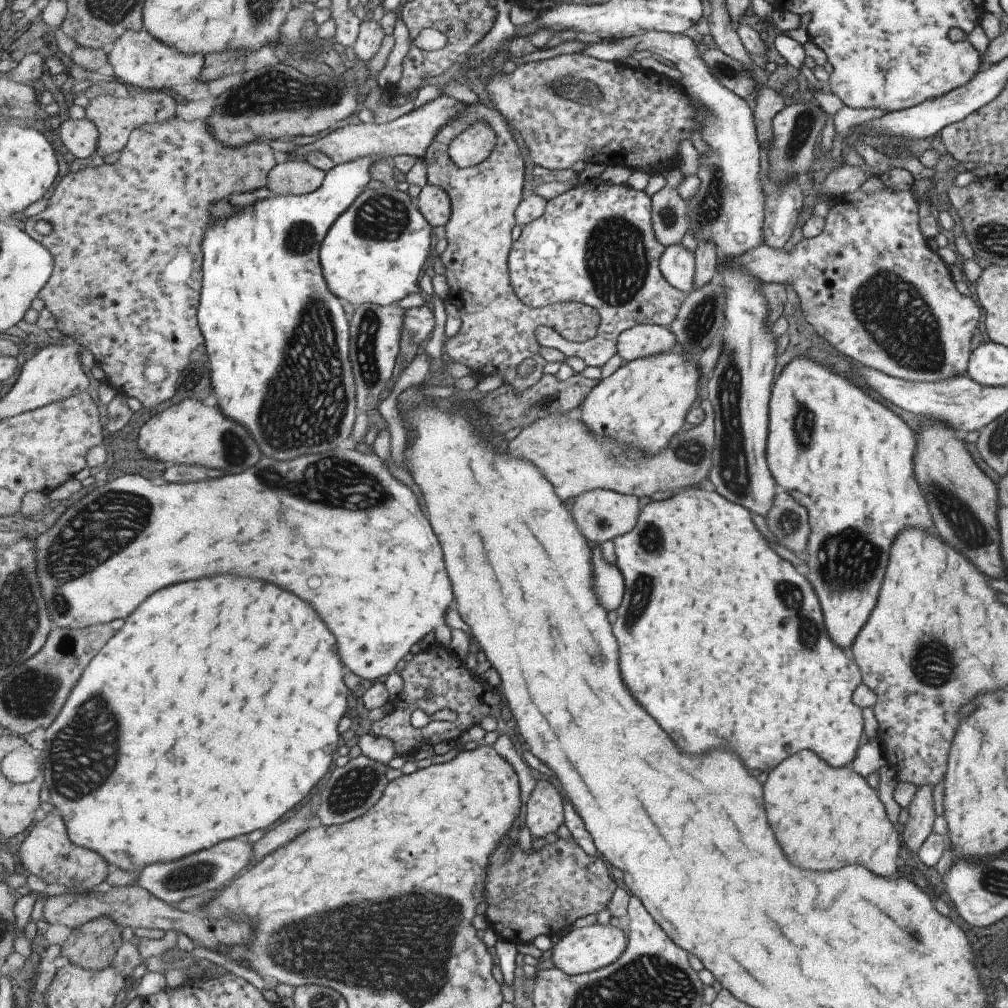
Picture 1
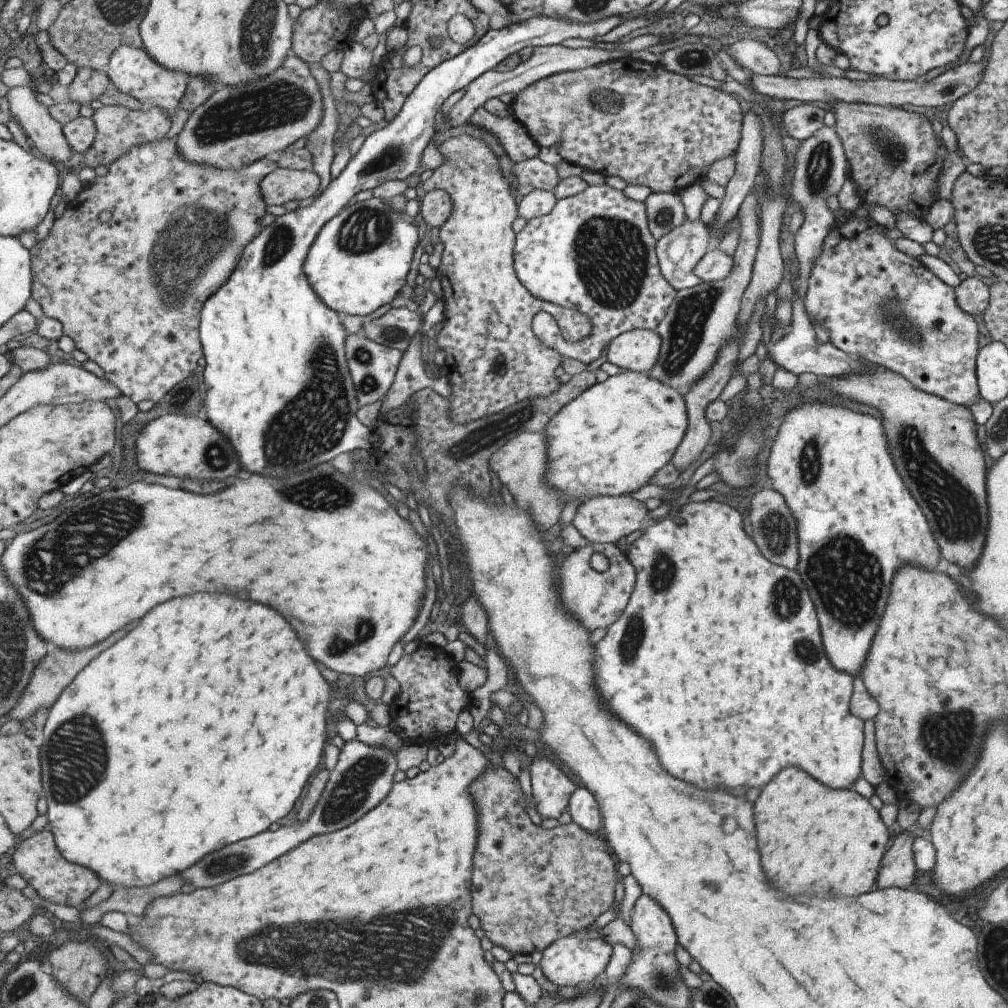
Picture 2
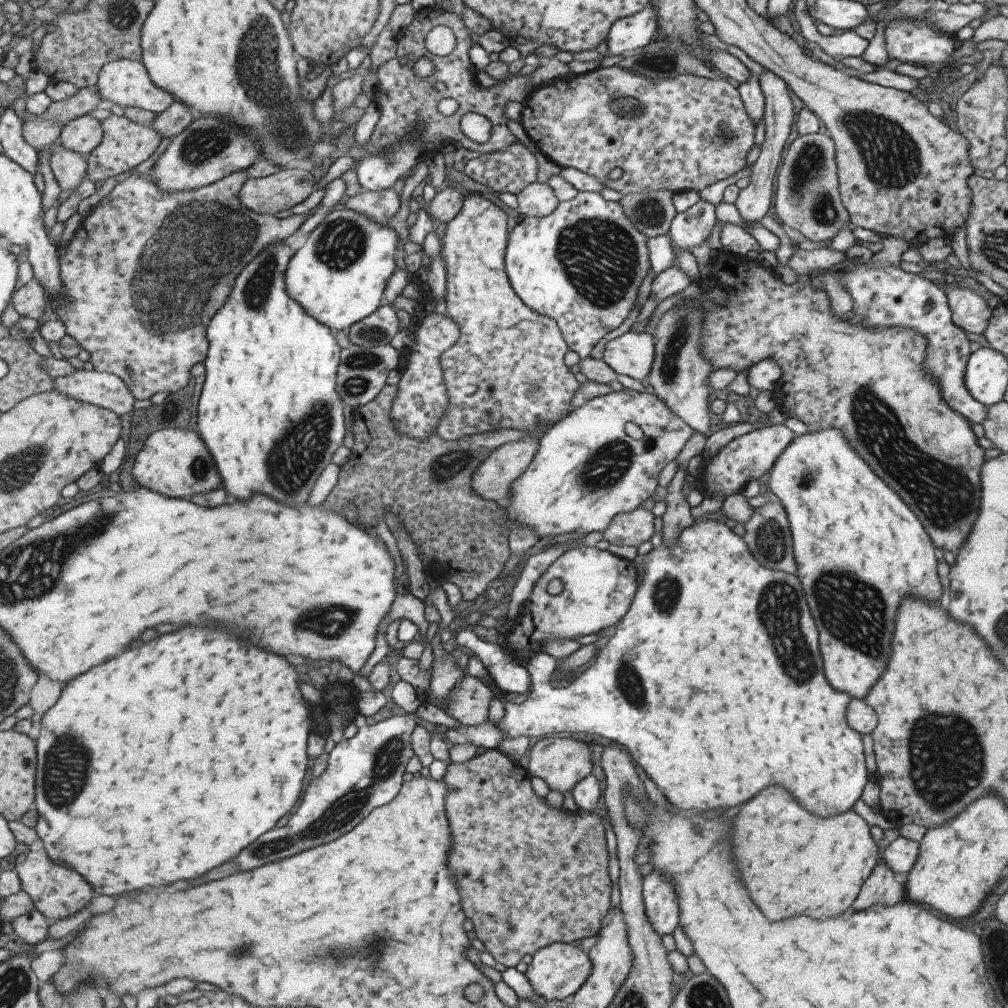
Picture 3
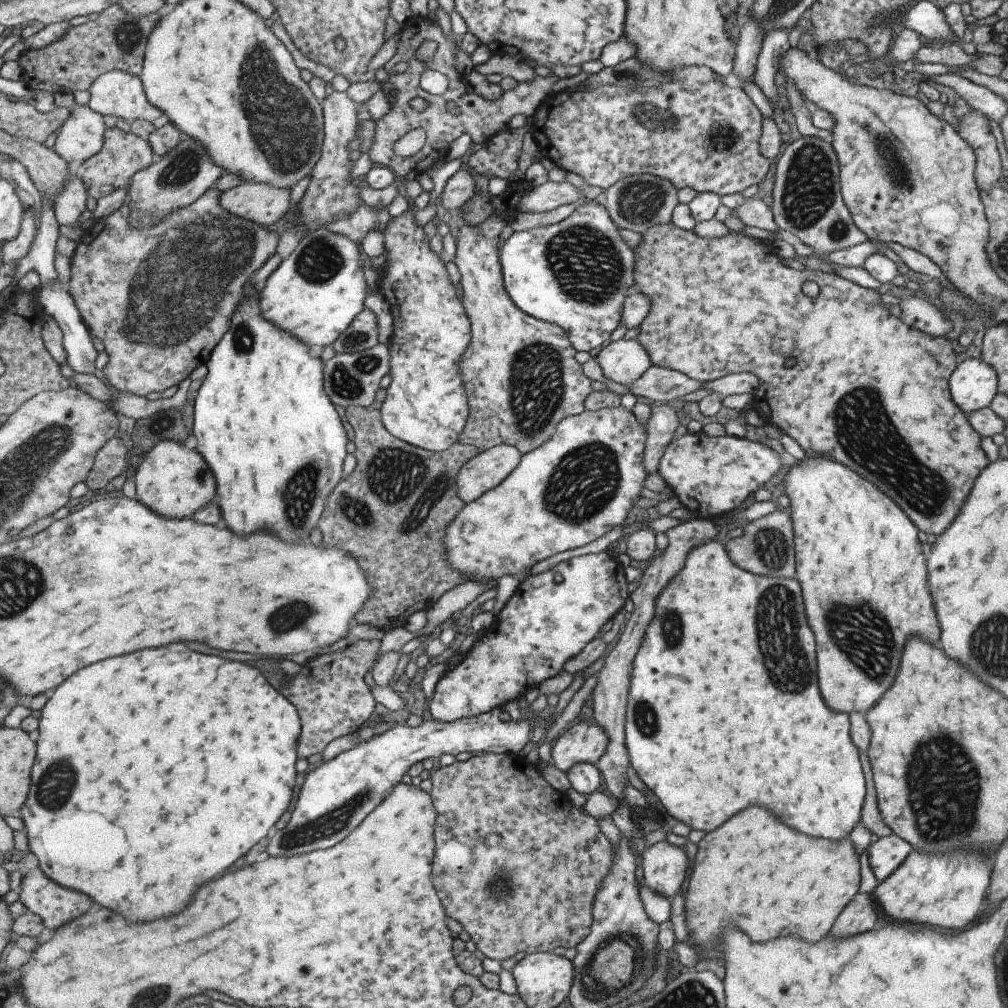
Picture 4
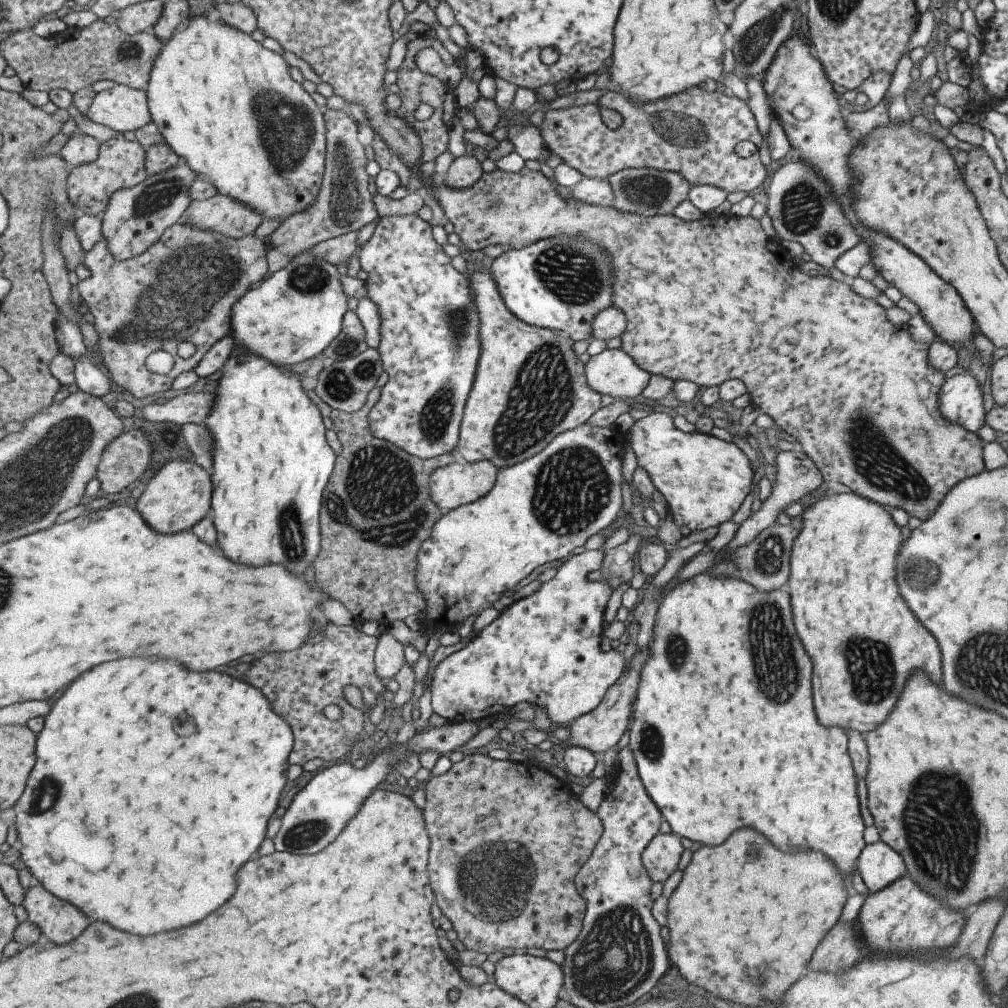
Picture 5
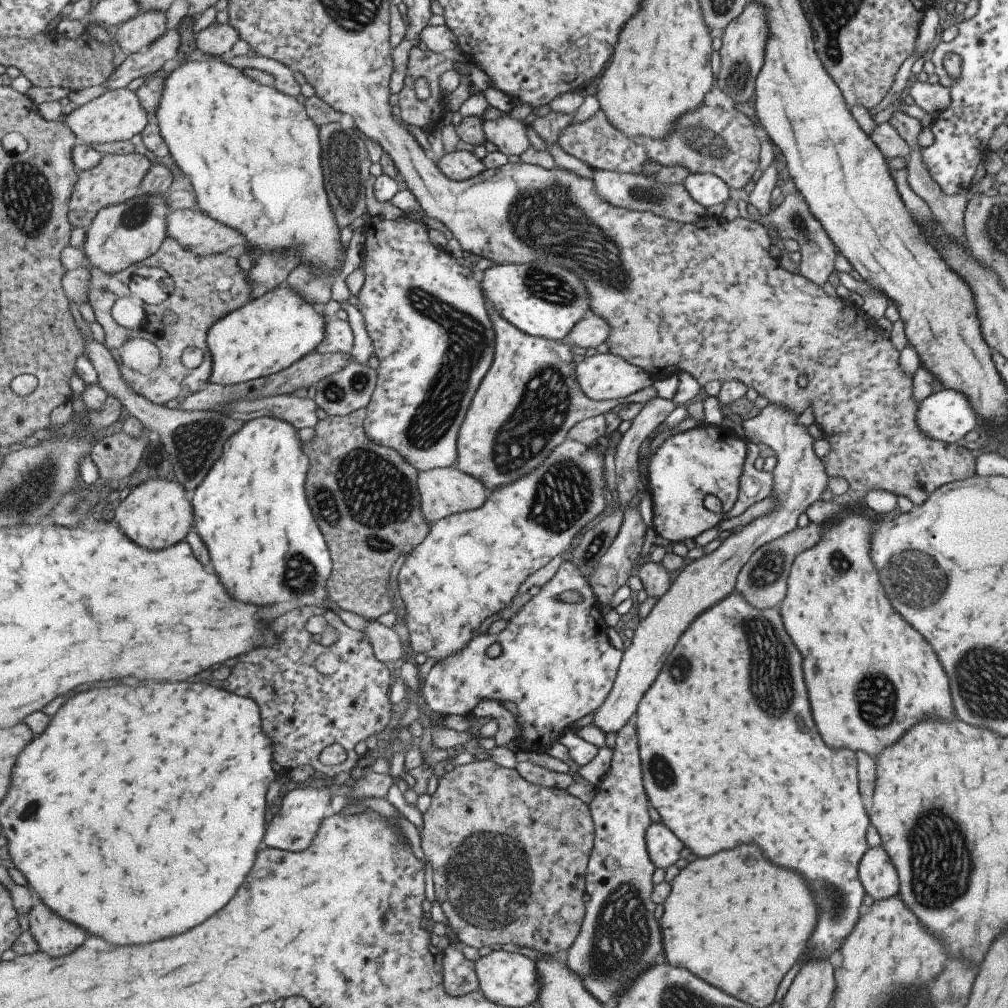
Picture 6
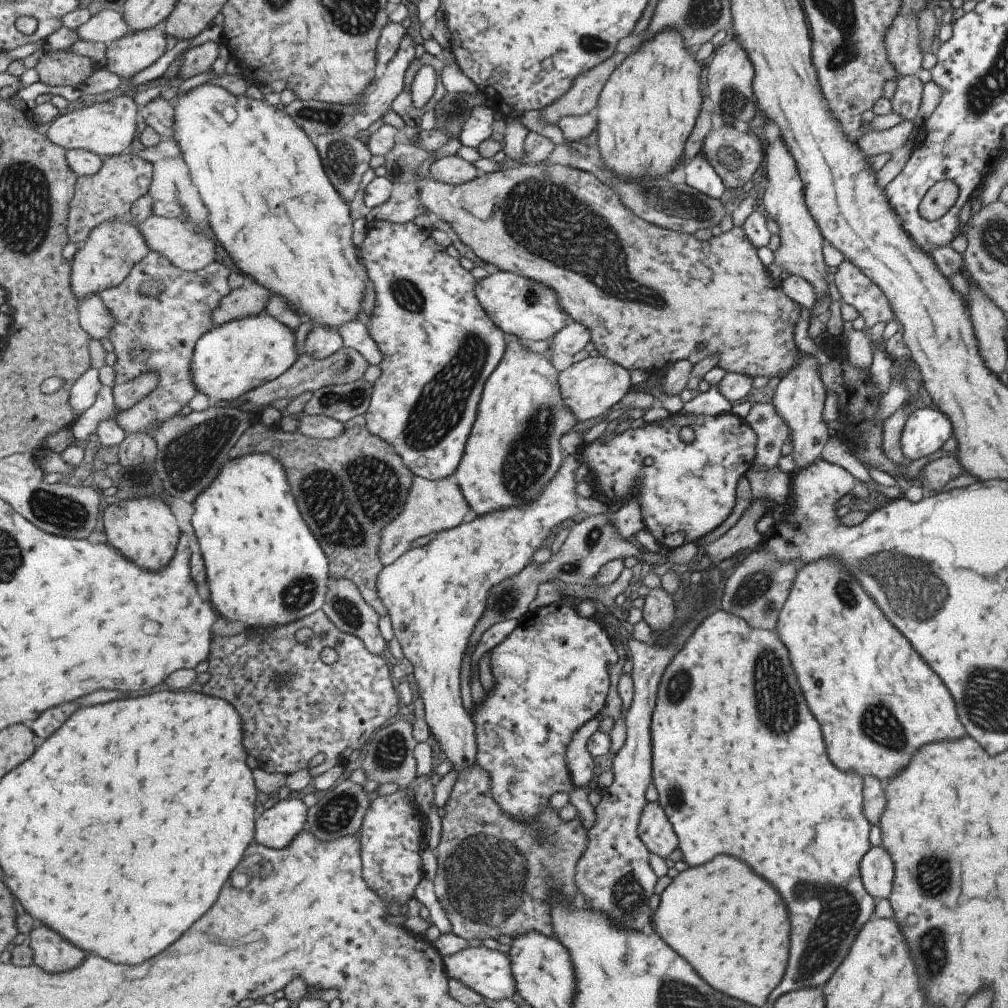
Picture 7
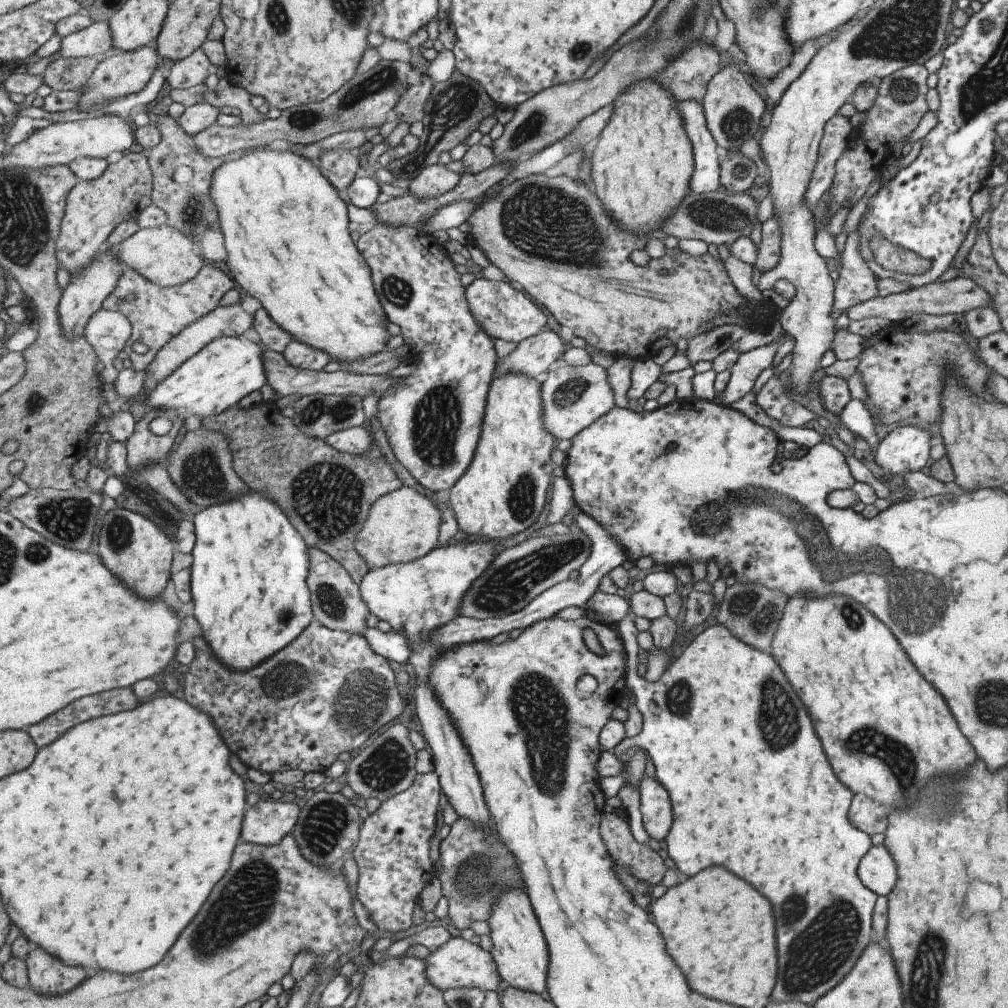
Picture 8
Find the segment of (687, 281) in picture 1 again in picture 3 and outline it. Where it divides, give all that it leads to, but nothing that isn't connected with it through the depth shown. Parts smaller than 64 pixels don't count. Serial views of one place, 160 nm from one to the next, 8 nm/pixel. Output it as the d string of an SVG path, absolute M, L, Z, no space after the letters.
M699 199L684 212L673 217L668 234L670 246L676 255L679 248L690 252L689 248L701 244L707 238L716 222L714 207L709 202Z

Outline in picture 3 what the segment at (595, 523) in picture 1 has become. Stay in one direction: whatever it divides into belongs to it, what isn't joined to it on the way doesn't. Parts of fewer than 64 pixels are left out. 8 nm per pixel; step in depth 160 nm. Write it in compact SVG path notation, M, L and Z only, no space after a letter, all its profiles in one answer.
M633 509L614 516L602 532L604 540L615 546L638 547L653 534L654 516L644 509Z

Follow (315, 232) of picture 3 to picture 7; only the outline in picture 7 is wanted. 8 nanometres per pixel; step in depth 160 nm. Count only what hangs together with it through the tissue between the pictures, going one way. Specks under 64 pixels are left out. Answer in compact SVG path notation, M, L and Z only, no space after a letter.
M267 312L219 325L196 344L192 377L211 403L231 405L249 391L284 375L295 361L295 334Z

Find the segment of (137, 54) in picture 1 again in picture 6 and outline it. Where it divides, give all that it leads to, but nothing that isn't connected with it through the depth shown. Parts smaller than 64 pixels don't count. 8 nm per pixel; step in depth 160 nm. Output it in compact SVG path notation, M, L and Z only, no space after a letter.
M123 87L108 91L90 103L72 110L64 123L72 129L80 142L107 144L107 142L131 140L135 134L142 133L150 121L149 114L141 104L138 93Z

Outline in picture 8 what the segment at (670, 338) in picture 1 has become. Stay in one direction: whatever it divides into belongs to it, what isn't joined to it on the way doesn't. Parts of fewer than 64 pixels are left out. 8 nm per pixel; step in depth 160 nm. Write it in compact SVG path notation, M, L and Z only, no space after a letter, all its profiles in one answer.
M595 363L572 367L565 365L547 372L547 378L541 382L541 400L543 406L543 426L557 440L574 437L604 415L613 404L613 396L605 381L605 369Z

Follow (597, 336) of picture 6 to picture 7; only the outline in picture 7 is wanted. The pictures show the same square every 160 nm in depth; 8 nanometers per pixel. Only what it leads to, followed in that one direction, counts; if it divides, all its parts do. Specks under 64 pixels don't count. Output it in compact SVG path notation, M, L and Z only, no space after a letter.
M571 322L560 328L549 342L547 352L543 354L547 360L551 360L555 354L570 354L579 352L589 341L589 331L579 323Z

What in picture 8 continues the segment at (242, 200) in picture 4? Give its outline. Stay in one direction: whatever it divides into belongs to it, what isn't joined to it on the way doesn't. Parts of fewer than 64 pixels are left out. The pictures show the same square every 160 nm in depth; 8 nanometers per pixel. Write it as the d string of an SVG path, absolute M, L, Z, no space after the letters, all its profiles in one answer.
M168 224L139 229L131 238L124 240L114 253L116 258L122 261L125 269L135 269L141 276L162 287L185 284L193 280L206 265L196 242Z

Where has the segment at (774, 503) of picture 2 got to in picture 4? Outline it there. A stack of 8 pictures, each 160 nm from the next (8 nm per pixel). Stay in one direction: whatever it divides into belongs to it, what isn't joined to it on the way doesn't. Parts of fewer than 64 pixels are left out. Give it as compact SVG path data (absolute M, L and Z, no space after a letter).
M779 508L767 516L742 524L743 534L739 538L731 538L725 542L725 552L729 552L729 560L739 568L757 576L777 576L777 578L793 578L793 534L790 516Z

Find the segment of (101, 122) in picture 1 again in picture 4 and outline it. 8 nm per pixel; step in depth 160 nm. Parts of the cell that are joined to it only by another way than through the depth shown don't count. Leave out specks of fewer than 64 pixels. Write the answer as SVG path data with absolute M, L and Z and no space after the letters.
M119 128L109 129L104 136L104 147L92 157L76 166L75 174L83 182L90 197L99 200L112 189L127 189L132 179L141 171L150 168L155 153L150 141L133 132L124 132Z

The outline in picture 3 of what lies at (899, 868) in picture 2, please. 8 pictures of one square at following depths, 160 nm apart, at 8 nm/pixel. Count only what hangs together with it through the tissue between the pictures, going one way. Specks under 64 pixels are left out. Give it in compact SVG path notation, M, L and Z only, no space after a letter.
M883 862L877 866L861 885L851 908L861 910L869 906L896 905L904 900L904 880L887 868Z

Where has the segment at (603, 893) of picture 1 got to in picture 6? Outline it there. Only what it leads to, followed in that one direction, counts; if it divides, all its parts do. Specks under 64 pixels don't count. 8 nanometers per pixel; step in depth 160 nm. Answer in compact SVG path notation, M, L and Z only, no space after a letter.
M489 760L472 761L466 765L457 765L439 781L431 798L431 805L423 817L421 828L421 847L433 868L435 898L438 900L447 922L463 945L479 948L531 948L546 955L562 955L576 940L584 915L584 874L587 862L593 850L594 824L585 800L573 797L573 792L565 788L549 788L549 784L530 784L521 778L515 769L501 768Z

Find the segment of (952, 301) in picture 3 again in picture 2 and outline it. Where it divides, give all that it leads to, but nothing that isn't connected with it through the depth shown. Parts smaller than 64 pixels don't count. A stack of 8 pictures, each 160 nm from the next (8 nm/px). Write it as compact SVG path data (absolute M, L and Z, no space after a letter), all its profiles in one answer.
M962 277L953 292L957 306L971 316L982 316L988 307L988 287L975 278Z

